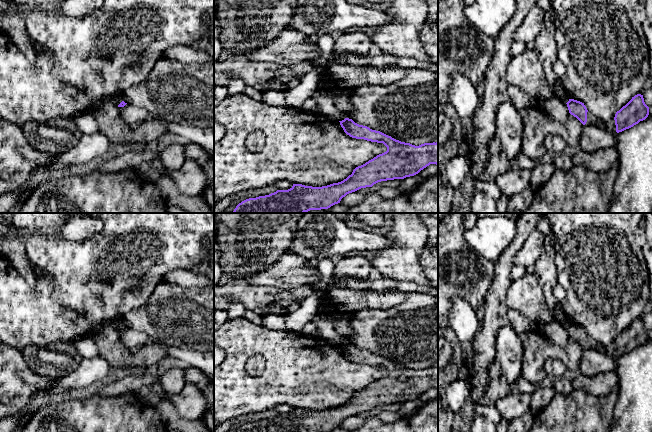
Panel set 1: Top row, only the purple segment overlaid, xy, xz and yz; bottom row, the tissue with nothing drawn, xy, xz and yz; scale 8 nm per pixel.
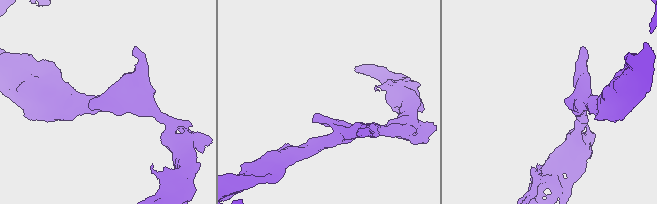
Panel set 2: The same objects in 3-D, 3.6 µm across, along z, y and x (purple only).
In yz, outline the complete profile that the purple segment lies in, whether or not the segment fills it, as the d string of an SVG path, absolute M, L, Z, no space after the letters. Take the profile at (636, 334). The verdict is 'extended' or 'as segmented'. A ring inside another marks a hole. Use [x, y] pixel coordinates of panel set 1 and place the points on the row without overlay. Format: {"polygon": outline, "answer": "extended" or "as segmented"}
{"polygon": "M637 318L619 335L616 336L614 344L616 356L622 356L633 351L649 339L649 331L645 328L643 319Z", "answer": "as segmented"}

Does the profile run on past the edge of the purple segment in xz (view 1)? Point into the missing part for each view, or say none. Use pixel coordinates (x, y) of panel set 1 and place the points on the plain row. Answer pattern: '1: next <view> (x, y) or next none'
1: next none

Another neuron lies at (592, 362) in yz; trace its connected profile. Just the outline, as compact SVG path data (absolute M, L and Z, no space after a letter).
M583 349L579 362L579 371L584 376L595 376L615 370L617 356L609 356L596 349Z

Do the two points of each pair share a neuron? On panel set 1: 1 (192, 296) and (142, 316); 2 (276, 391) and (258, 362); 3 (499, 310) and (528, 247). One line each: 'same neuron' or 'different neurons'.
1: same neuron
2: different neurons
3: different neurons

